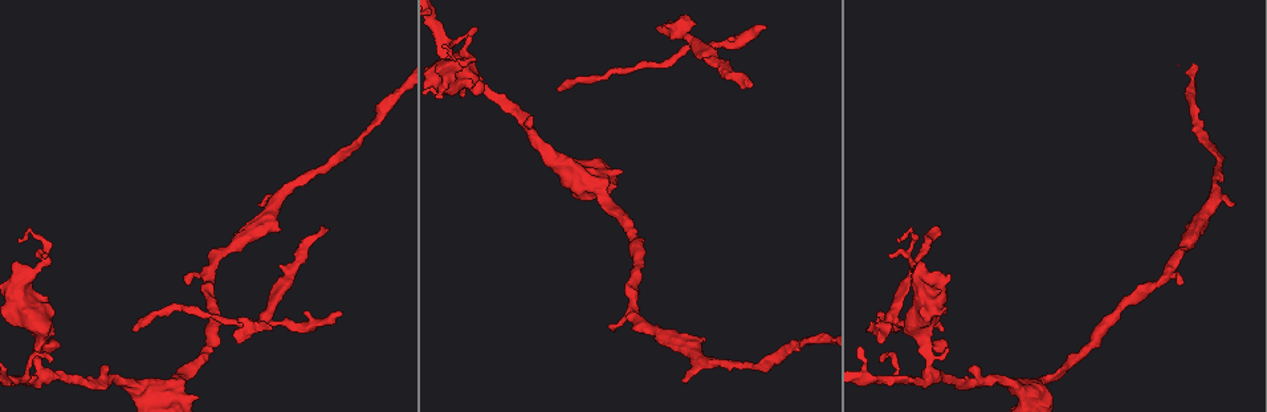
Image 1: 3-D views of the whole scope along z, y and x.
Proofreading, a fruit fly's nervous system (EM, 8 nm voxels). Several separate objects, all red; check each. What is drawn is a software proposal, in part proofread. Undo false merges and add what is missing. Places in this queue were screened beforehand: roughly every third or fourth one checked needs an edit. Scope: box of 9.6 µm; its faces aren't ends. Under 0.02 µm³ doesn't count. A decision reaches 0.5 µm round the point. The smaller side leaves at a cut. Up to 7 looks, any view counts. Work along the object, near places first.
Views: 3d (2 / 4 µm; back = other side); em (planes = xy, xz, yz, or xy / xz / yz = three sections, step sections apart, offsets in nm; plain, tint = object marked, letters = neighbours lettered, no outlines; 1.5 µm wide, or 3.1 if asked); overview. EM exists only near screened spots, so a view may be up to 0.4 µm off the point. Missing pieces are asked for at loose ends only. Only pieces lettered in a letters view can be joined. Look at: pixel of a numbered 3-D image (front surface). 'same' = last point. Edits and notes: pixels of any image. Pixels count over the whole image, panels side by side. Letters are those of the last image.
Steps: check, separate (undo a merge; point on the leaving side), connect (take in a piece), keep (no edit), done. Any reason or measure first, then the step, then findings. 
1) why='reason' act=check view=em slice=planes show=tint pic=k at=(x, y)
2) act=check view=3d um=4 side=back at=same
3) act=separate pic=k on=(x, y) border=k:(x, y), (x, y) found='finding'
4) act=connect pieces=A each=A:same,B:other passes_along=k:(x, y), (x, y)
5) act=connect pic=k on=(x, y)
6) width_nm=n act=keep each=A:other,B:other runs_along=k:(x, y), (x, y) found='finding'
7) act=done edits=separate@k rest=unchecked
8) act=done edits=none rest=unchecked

why='an open end' act=check view=3d um=4 pic=1 at=(935, 227)

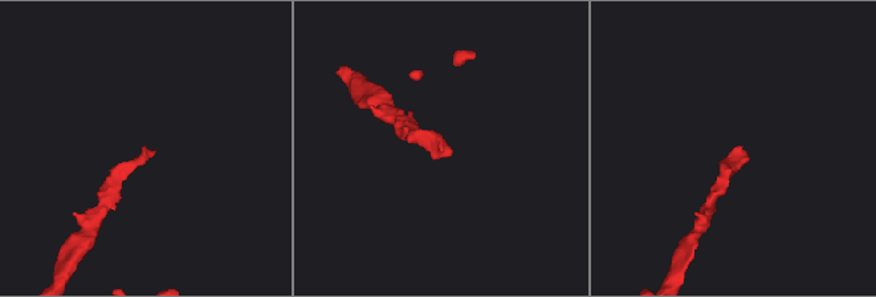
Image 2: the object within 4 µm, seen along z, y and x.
act=check view=em slice=xz step=4 show=letters pic=2 at=(743, 150)

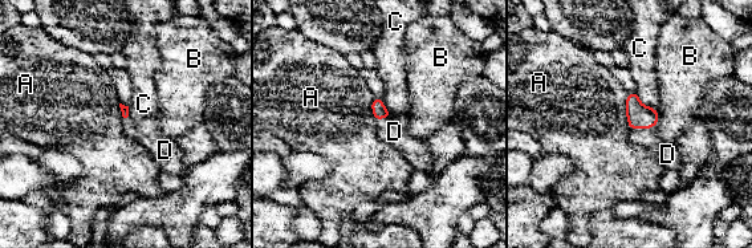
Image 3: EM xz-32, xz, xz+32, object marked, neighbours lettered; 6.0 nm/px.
act=connect pieces=D each=A:other,B:other,C:other,D:same passes_along=3:(638, 116), (642, 127), (667, 154) found='the neuron continues'

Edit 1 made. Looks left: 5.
why='see it whole again' act=check view=overview

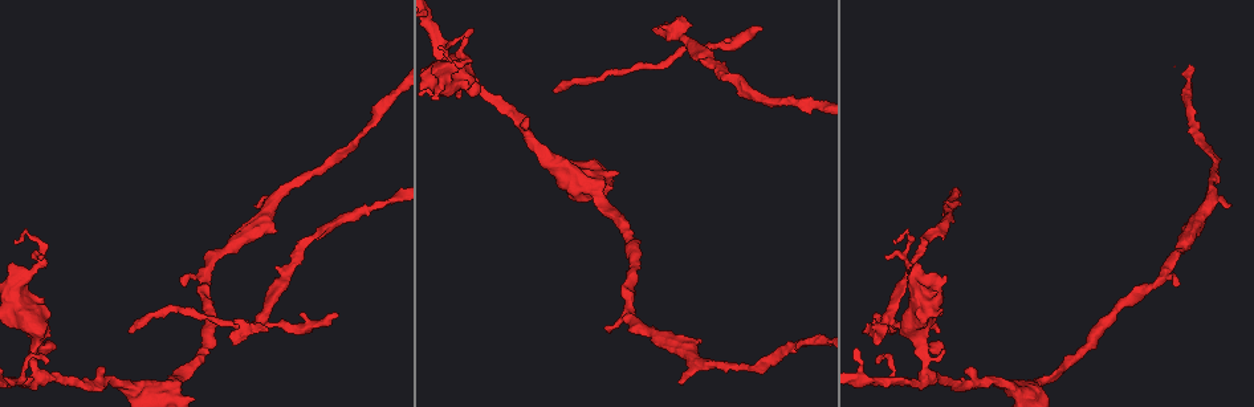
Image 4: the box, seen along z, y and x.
why='free end' act=check view=em slice=xz step=4 show=letters pic=4 at=(338, 316)

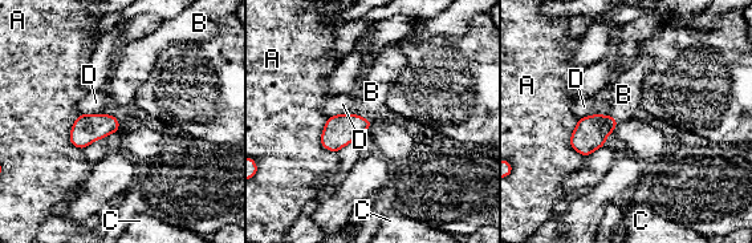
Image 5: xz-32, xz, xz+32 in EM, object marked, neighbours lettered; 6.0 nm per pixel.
width_nm=130 act=connect pieces=B each=A:other,B:same,C:other,D:other passes_along=5:(340, 130), (361, 117), (372, 92) found='it goes on there'

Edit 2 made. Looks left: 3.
act=check view=overview

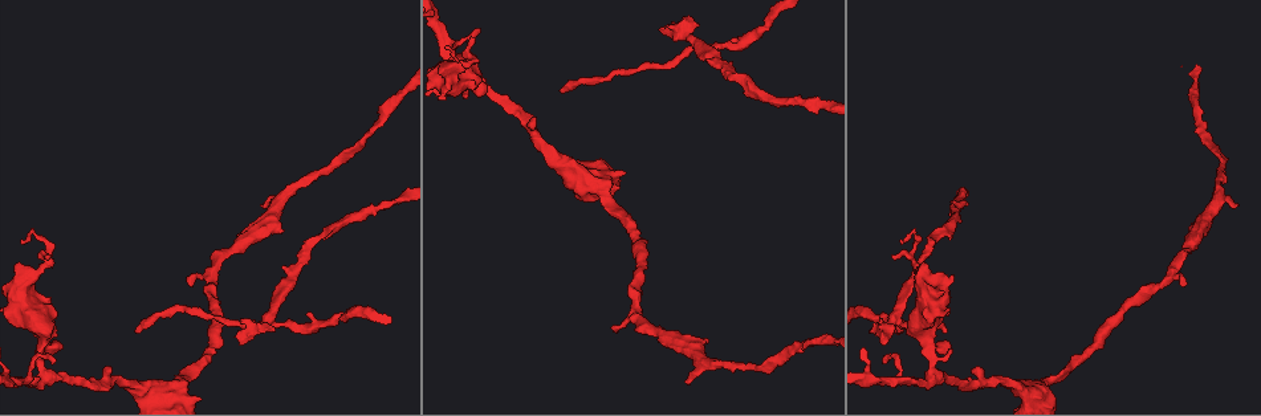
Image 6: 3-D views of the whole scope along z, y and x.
act=check view=em slice=planes show=letters pic=6 at=(443, 100)

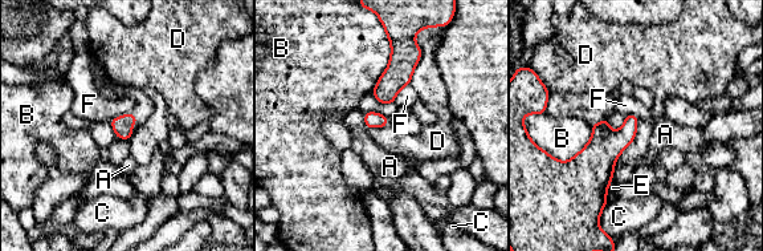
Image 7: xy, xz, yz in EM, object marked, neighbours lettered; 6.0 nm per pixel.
act=keep each=A:other,B:other,C:other,D:other,E:other,F:other border=7:(639, 120), (635, 138), (613, 169) found='no lettered piece goes on from it'

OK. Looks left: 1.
act=done edits=connect@3,connect@5 rest=unchecked

